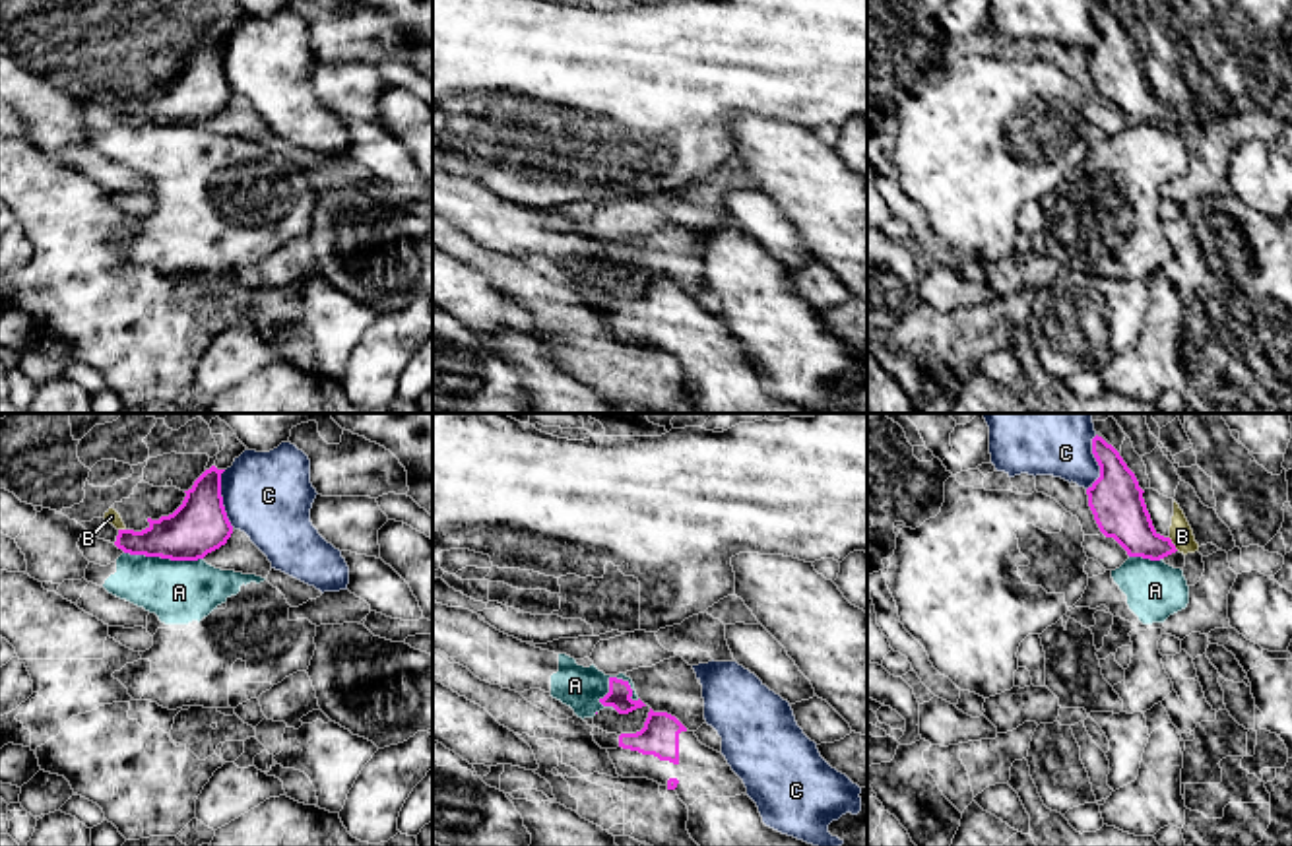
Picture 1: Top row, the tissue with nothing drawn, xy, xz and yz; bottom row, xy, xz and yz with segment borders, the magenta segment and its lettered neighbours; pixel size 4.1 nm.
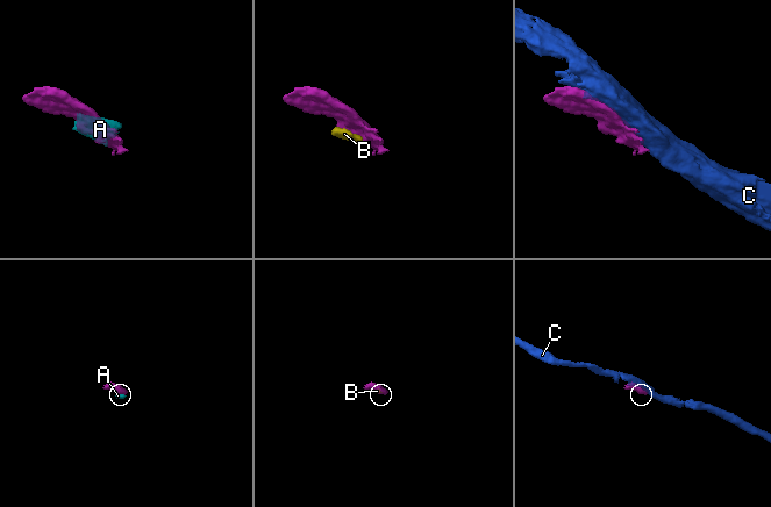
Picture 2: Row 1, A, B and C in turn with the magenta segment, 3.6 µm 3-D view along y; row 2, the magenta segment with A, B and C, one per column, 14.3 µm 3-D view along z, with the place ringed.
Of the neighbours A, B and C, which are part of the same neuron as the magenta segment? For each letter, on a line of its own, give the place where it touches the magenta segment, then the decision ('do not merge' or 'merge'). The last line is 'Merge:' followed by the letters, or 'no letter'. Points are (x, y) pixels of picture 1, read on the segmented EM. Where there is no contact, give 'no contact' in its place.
A: contact xz (617, 680); do not merge
B: contact yz (1172, 544); merge
C: contact xy (222, 499); do not merge
Merge: B

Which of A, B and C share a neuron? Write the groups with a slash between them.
A / B / C

